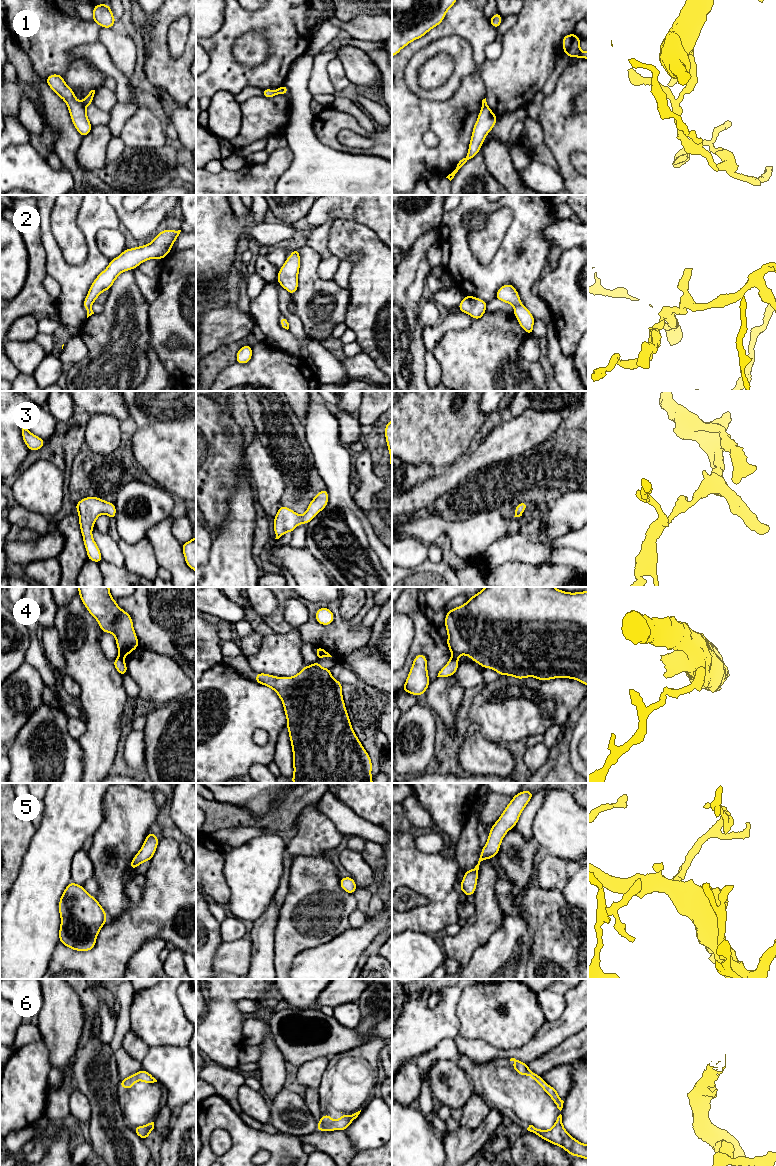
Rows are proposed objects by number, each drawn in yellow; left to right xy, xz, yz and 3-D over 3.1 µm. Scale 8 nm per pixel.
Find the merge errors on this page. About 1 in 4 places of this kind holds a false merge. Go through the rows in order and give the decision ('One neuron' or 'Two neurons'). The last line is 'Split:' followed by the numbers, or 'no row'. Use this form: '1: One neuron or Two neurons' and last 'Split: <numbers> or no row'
1: Two neurons
2: One neuron
3: One neuron
4: Two neurons
5: One neuron
6: One neuron
Split: 1, 4

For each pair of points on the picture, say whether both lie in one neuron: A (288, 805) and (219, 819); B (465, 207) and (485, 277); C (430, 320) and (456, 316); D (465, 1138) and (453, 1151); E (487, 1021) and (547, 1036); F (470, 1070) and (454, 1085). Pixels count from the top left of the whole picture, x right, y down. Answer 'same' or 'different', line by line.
A: same
B: same
C: different
D: same
E: different
F: different

